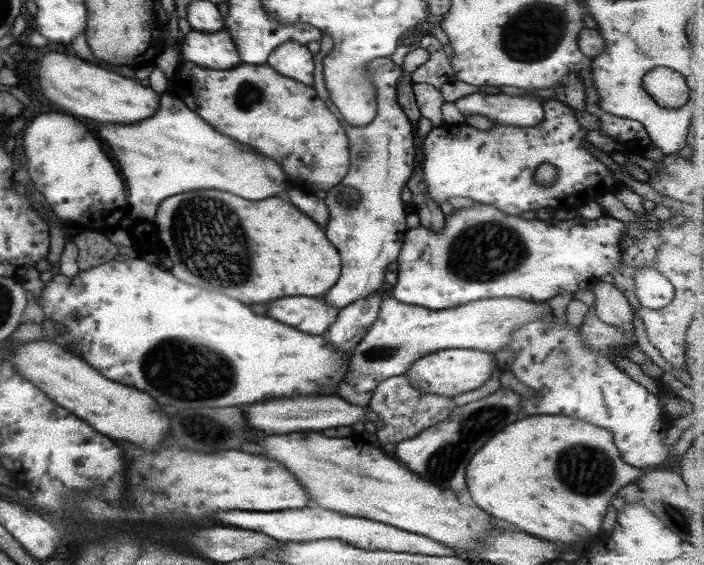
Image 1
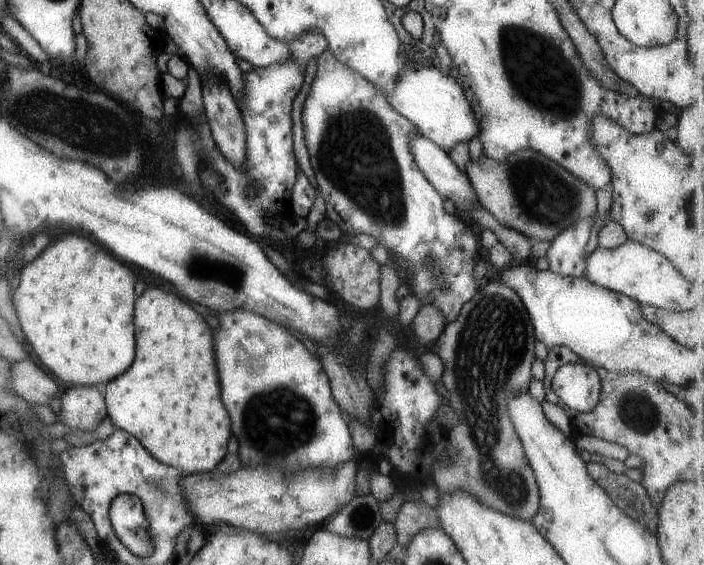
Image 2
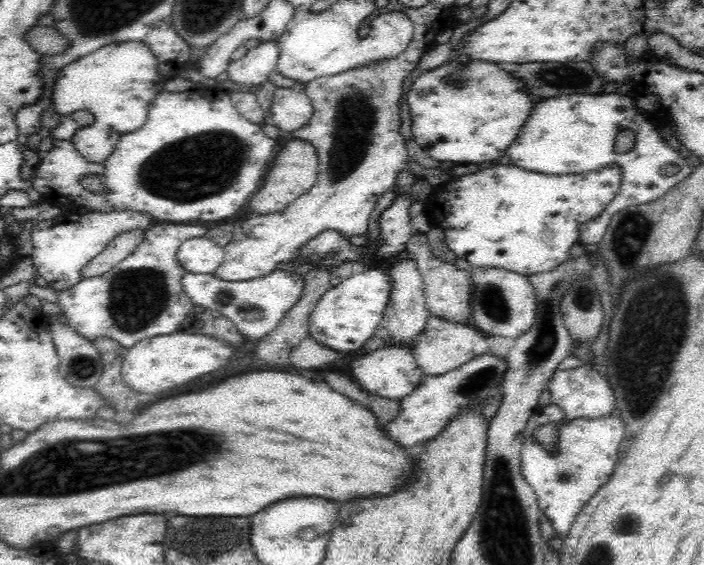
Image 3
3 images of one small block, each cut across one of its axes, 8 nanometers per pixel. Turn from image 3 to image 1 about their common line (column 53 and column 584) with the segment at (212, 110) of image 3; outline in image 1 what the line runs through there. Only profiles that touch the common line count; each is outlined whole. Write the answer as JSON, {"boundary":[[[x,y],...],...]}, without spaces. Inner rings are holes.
{"boundary":[[[546,99],[543,104],[544,120],[533,127],[518,127],[512,124],[496,124],[486,131],[488,136],[488,146],[490,154],[488,156],[476,156],[476,128],[470,128],[467,123],[452,124],[443,122],[439,127],[433,127],[425,136],[423,142],[423,153],[425,160],[422,164],[424,172],[424,184],[426,184],[426,194],[428,198],[434,200],[436,204],[442,204],[462,196],[462,198],[472,198],[477,203],[490,204],[506,212],[510,216],[518,216],[528,210],[540,210],[540,208],[564,208],[570,207],[566,196],[574,192],[586,192],[590,188],[604,187],[606,192],[615,191],[620,183],[612,174],[612,169],[598,160],[585,147],[588,130],[580,126],[572,108],[556,99]],[[548,162],[558,168],[556,181],[550,185],[538,185],[534,181],[535,172],[540,164]],[[548,198],[556,198],[558,202],[548,201]]]}

